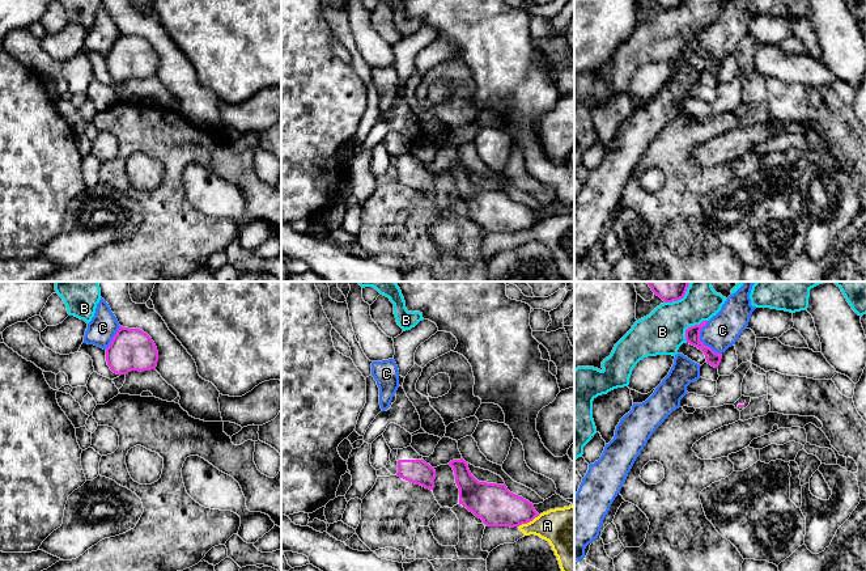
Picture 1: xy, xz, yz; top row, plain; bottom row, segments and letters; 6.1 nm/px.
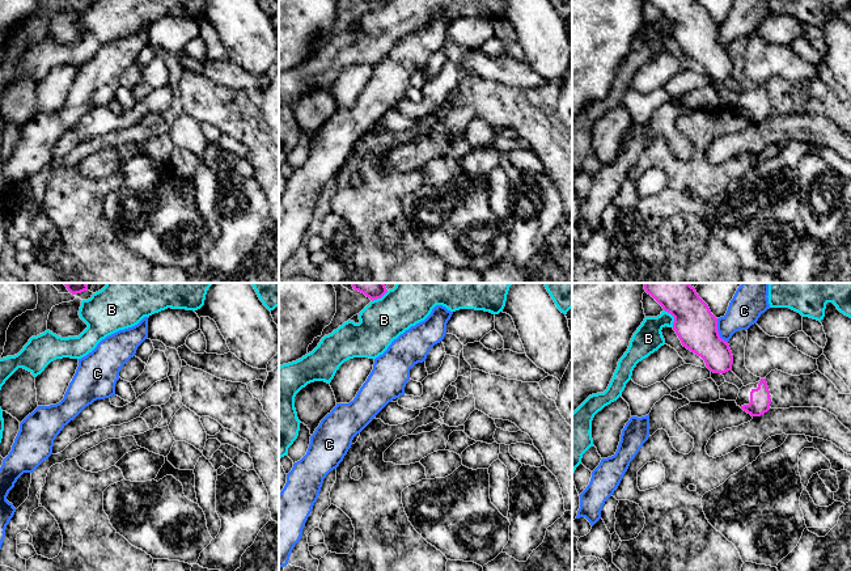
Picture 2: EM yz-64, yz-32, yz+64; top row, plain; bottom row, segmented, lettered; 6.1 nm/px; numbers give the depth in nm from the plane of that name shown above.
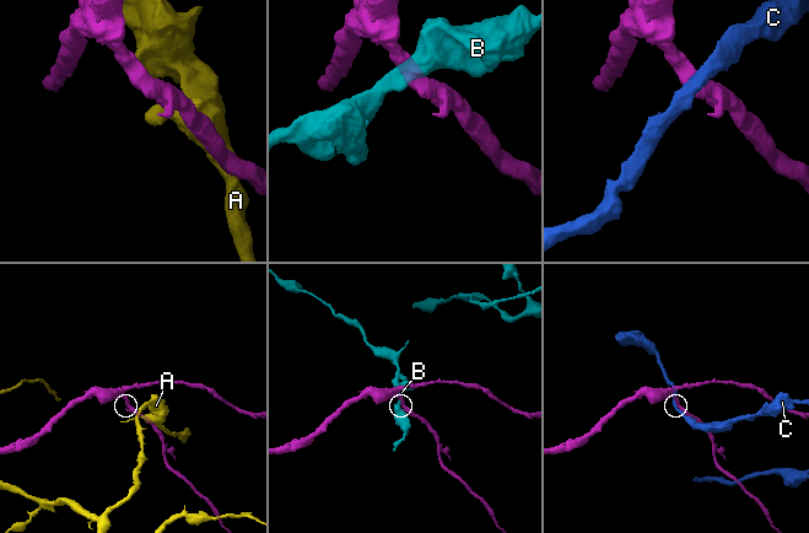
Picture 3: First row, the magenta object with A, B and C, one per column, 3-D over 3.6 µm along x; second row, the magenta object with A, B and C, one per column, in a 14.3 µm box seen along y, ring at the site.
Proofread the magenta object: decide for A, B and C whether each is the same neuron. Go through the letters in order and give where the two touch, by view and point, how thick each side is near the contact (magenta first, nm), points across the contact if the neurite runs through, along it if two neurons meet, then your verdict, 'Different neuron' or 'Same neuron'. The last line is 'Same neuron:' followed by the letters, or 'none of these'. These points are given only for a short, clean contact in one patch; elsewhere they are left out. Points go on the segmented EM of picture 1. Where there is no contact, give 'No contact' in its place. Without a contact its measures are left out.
A: Touches magenta at xz (529, 521). Thickness 240 nm (magenta) against 280 nm. Different neuron
B: Touches magenta at yz (691, 326). Thickness 100 nm (magenta) against 280 nm. Boundary: yz (707, 320), (691, 325), (686, 330), (686, 342). Different neuron
C: Touches magenta at yz (700, 341). Thickness 100 nm (magenta) against 200 nm. Boundary: yz (707, 321), (700, 331), (700, 339), (721, 354). Different neuron
Same neuron: none of these

